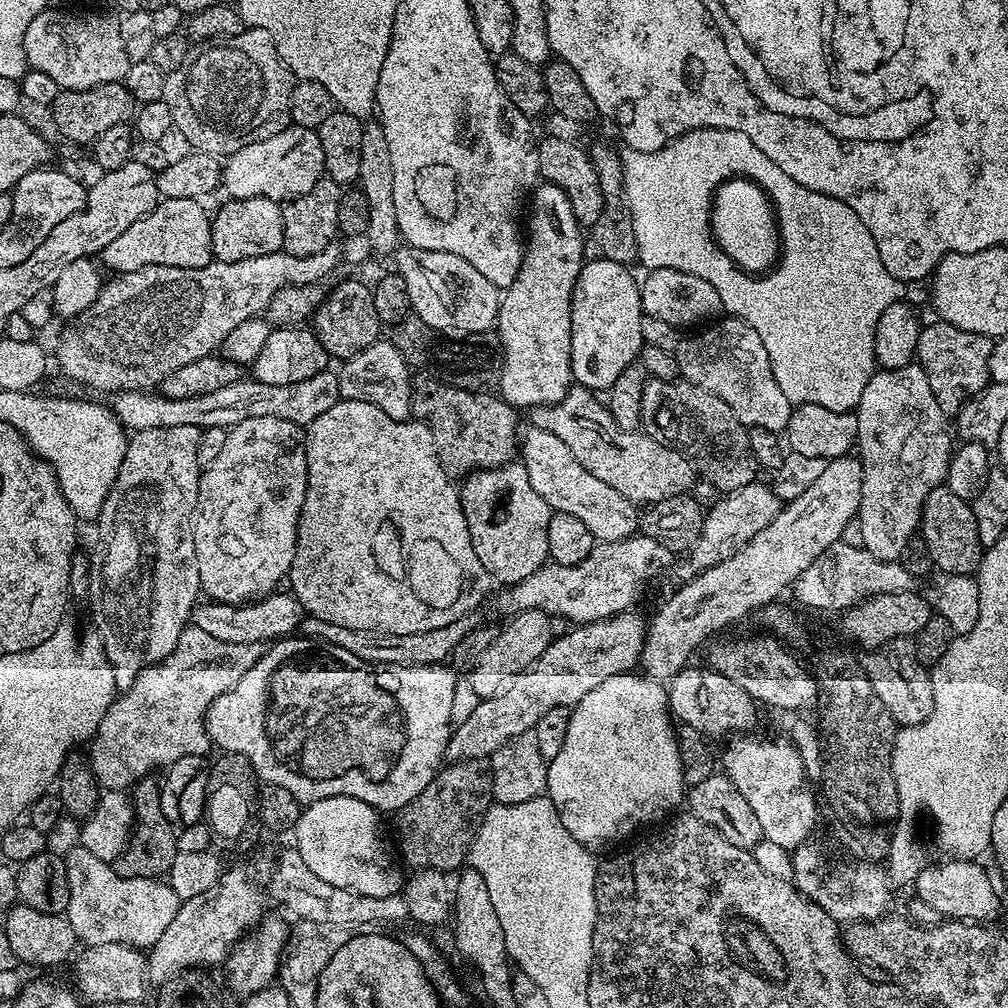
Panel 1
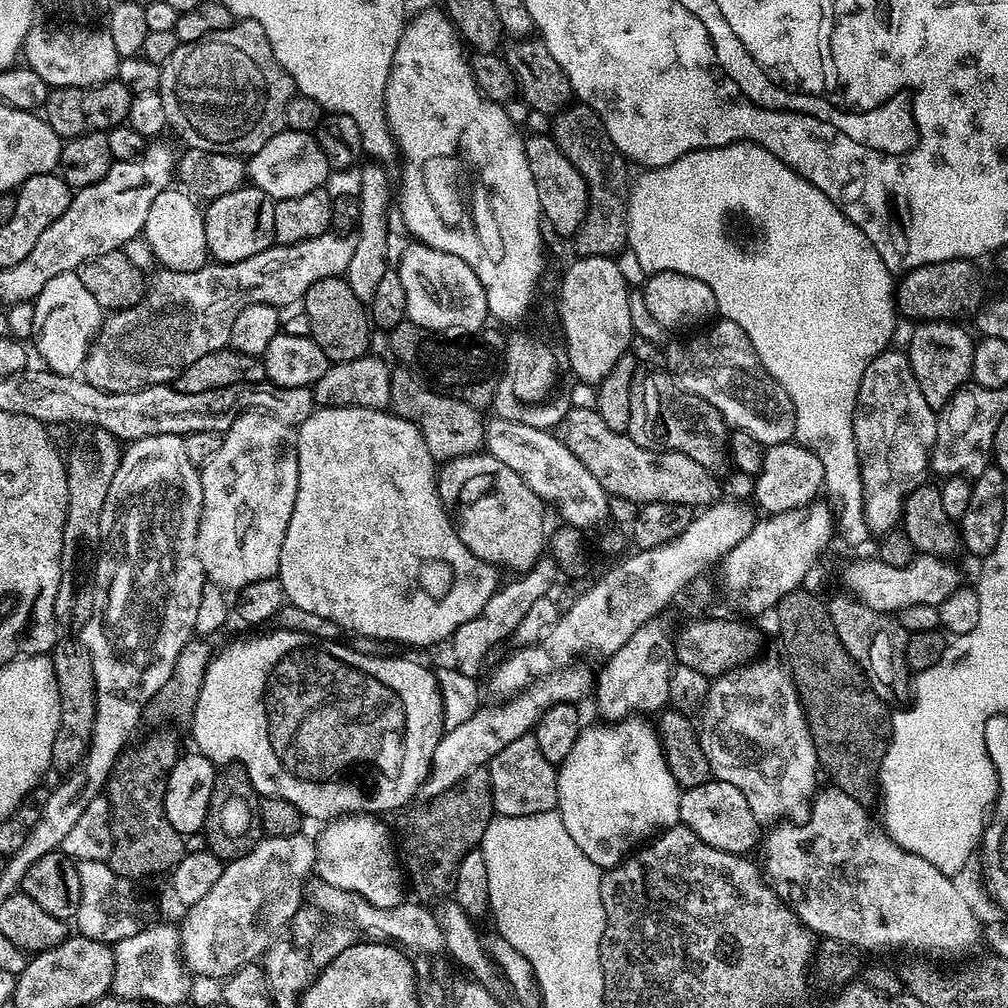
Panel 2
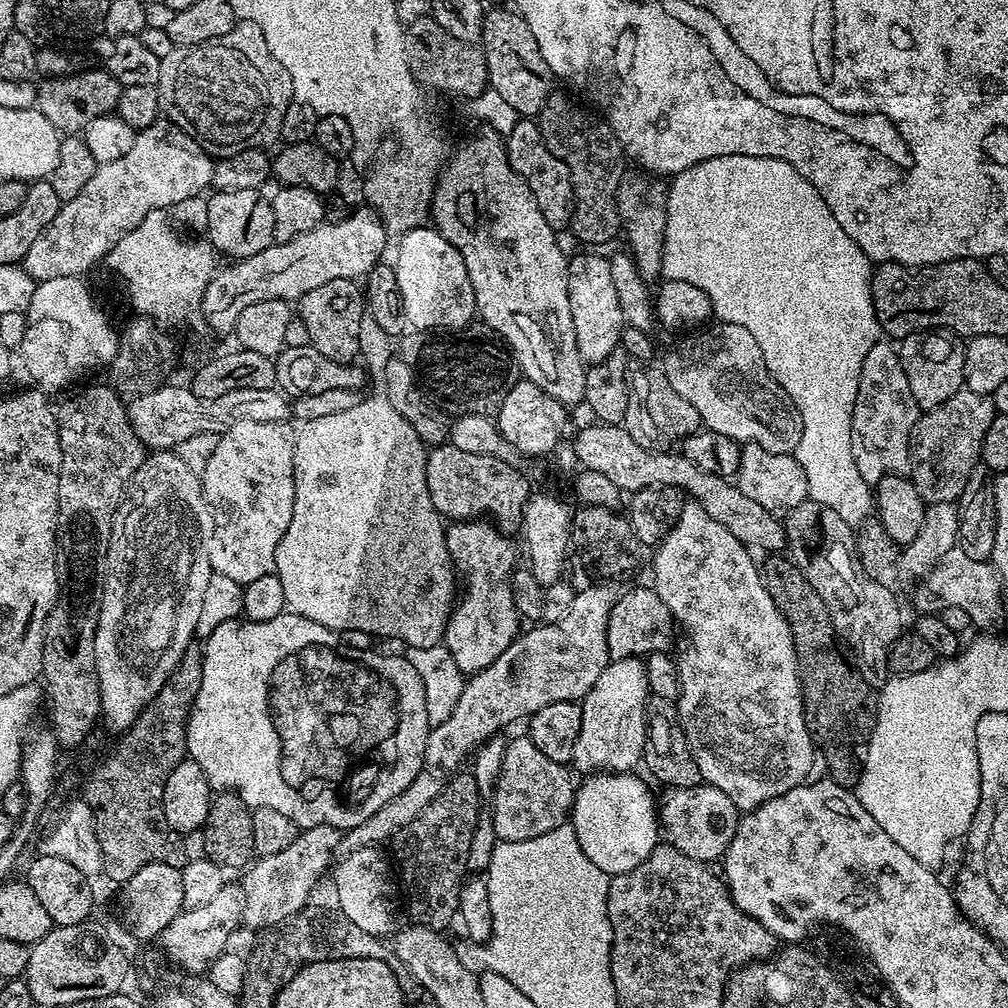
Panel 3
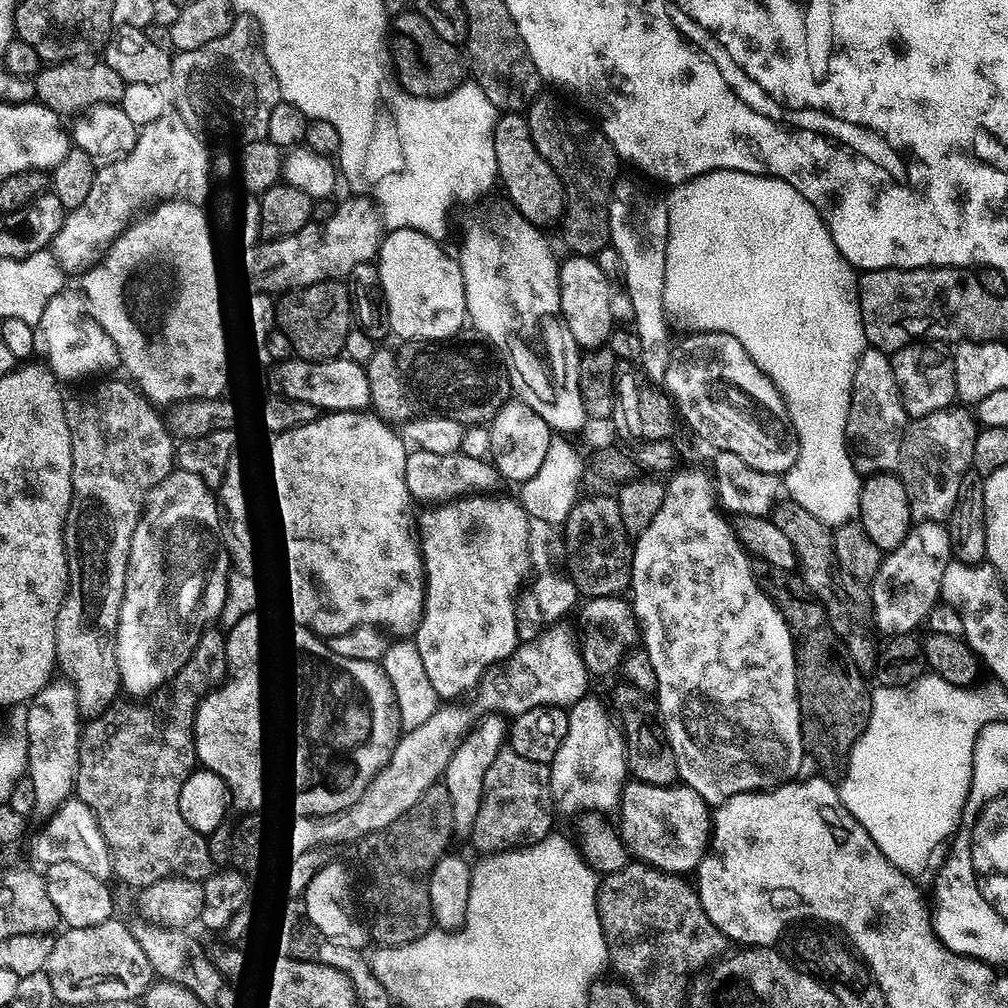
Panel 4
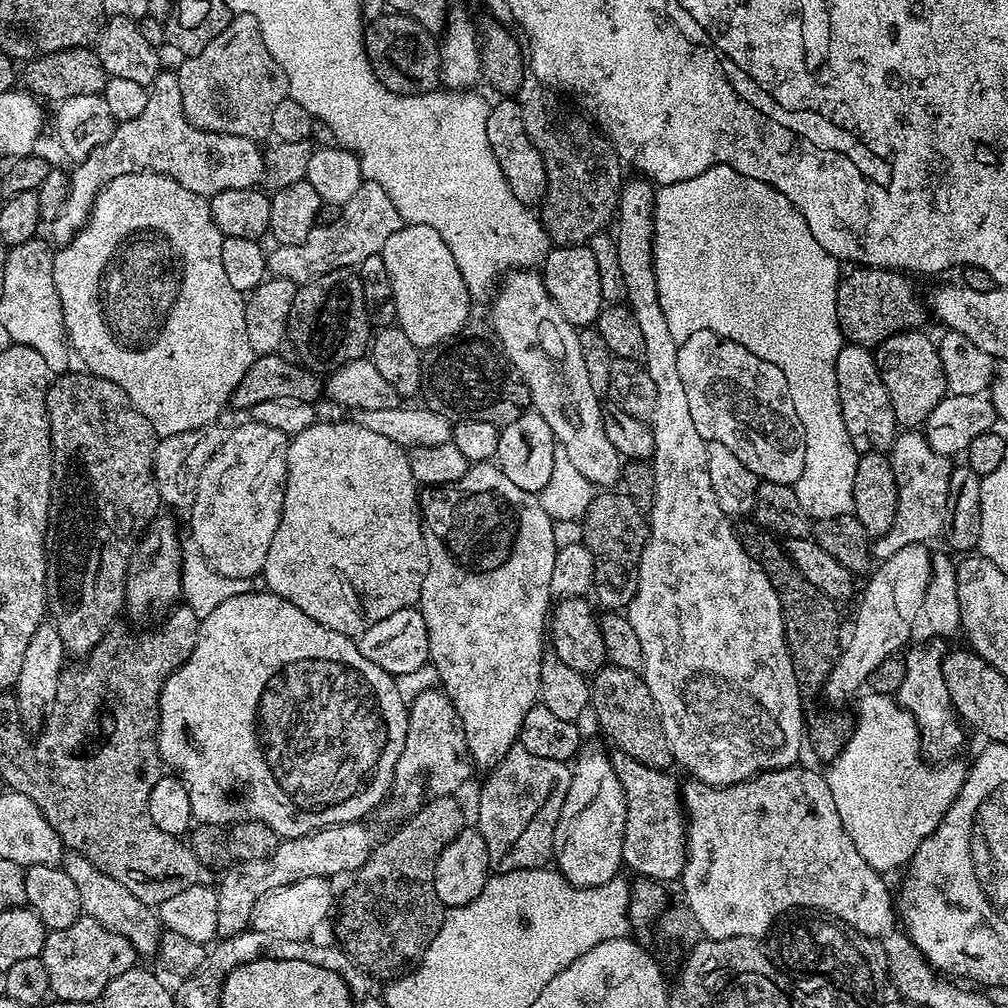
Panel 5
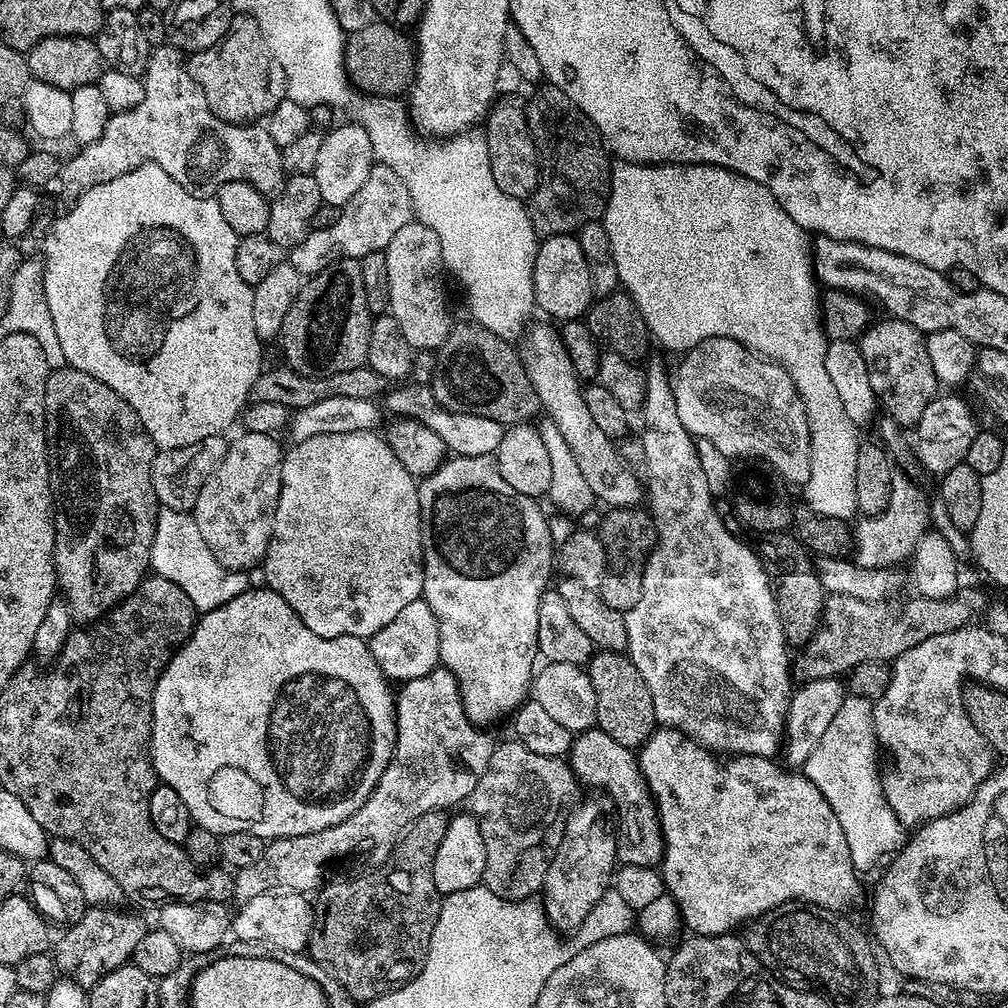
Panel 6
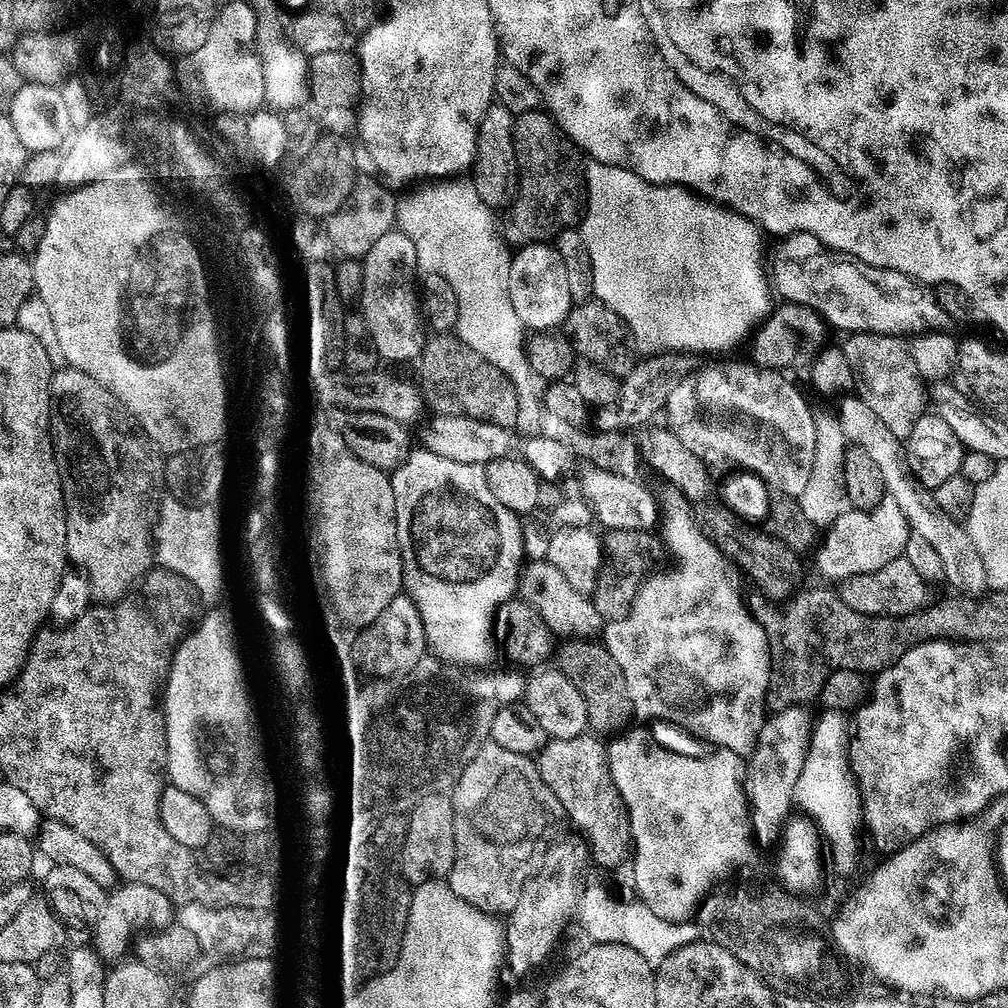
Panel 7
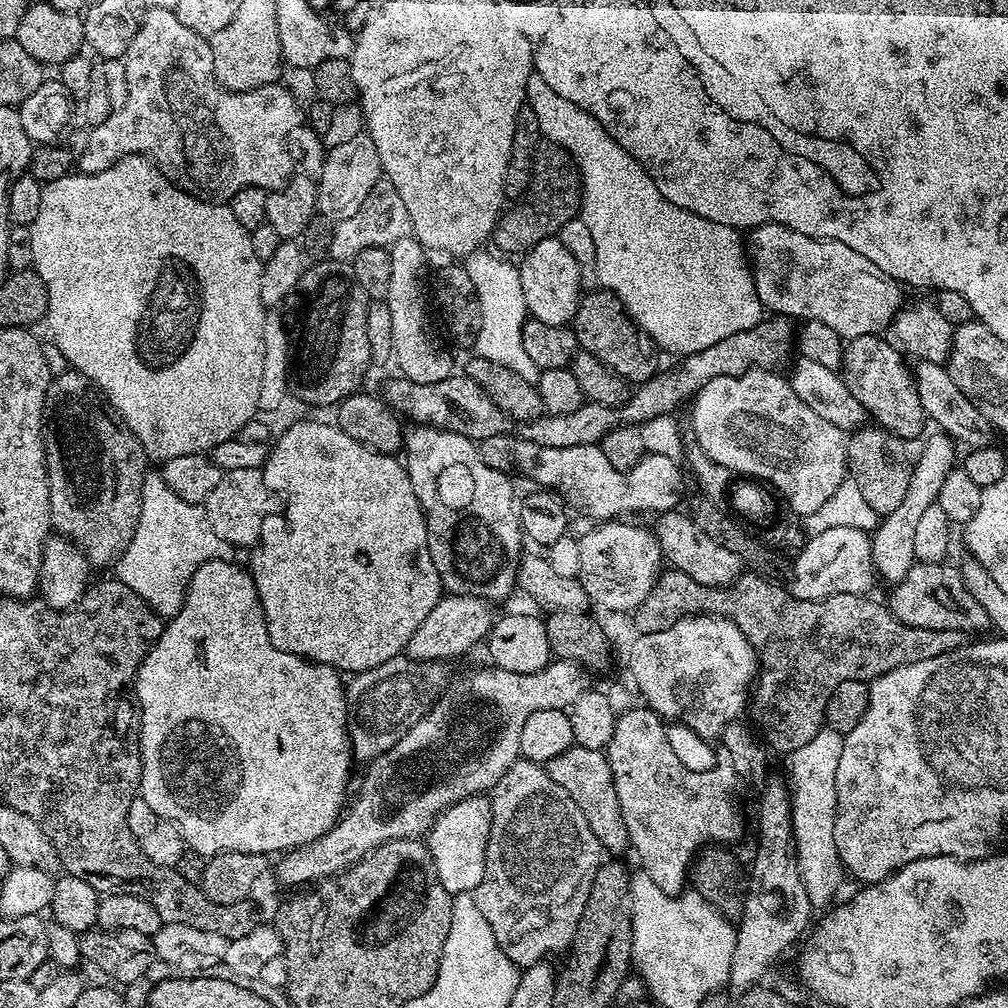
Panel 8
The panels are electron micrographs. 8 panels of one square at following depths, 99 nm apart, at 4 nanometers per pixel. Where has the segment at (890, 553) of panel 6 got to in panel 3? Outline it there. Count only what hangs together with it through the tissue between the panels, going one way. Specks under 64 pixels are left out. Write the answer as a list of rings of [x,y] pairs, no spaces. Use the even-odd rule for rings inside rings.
[[[968,386],[961,388],[953,396],[946,398],[946,402],[942,402],[942,406],[927,409],[912,427],[912,437],[908,440],[906,476],[917,487],[918,494],[921,495],[926,505],[938,502],[950,504],[959,501],[960,496],[966,490],[966,482],[977,471],[976,463],[978,465],[981,463],[980,451],[984,445],[984,439],[992,423],[997,420],[998,413],[991,395],[983,396],[980,392],[983,391],[973,390]]]

